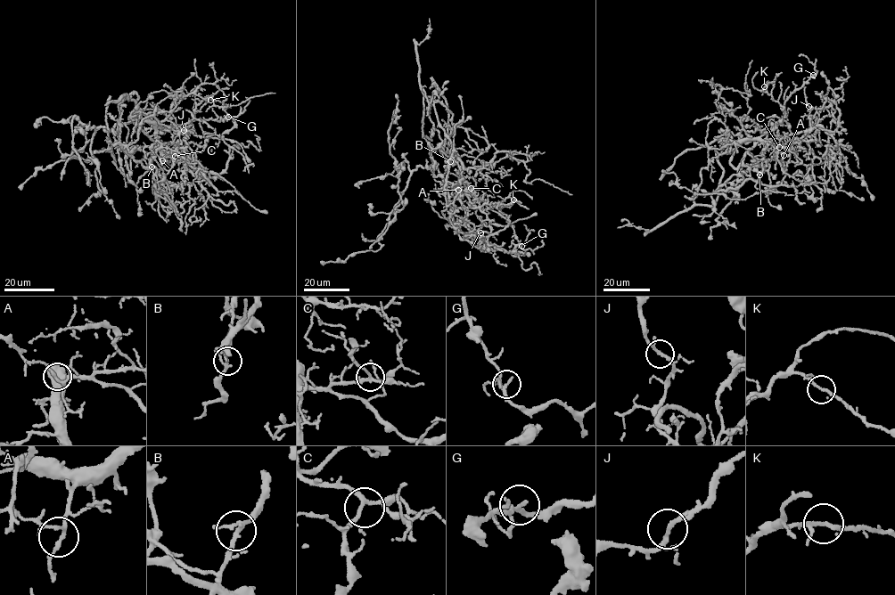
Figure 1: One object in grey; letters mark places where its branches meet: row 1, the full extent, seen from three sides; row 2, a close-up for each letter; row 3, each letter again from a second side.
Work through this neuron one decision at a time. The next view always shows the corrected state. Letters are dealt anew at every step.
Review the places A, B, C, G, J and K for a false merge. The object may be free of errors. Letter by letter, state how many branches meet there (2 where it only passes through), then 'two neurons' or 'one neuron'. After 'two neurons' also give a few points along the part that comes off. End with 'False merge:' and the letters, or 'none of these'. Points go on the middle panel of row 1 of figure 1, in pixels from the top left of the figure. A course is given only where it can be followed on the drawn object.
A: 3 branches meet; one neuron
B: 3 branches meet; two neurons; foreign part runs (450, 161), (455, 149), (434, 102), (451, 112), (453, 125), (482, 136), (488, 148), (473, 150), (464, 140)
C: 3 branches meet; one neuron
G: 3 branches meet; one neuron
J: 3 branches meet; one neuron
K: 3 branches meet; one neuron
False merge: B

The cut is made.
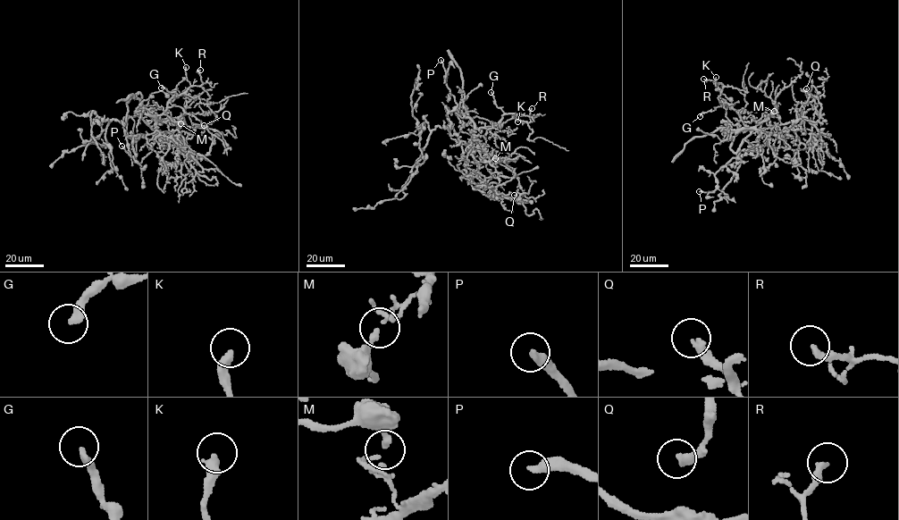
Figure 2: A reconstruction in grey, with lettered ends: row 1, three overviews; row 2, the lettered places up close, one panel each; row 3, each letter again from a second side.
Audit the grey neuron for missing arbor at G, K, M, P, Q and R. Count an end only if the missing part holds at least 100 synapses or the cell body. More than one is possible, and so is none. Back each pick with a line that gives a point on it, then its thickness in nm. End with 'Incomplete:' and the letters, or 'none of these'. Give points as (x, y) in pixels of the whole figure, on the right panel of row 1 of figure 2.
P: at (699, 191); 300 nm thick
Incomplete: P

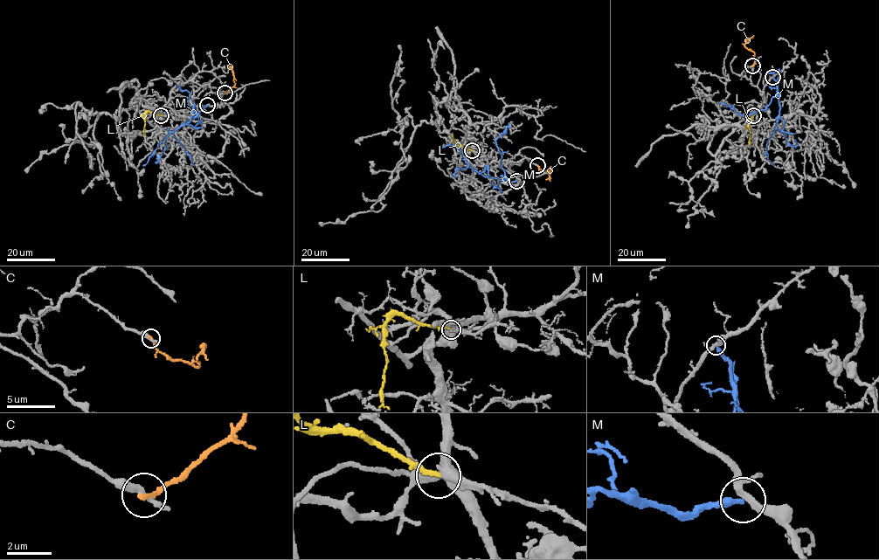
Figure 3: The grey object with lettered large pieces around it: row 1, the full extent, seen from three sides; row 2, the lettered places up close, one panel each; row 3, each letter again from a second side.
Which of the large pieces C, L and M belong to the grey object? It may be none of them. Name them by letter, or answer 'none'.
L

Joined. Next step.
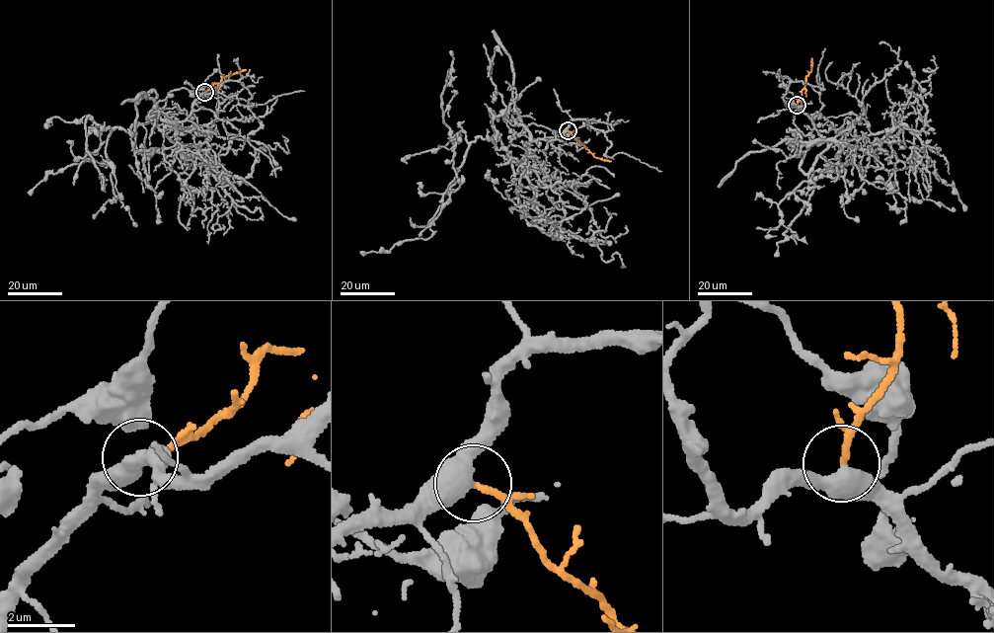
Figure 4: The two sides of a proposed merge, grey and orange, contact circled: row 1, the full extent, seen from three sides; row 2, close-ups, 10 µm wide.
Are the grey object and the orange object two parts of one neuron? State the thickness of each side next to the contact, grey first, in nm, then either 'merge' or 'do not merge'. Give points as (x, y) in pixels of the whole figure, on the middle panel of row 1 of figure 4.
440/180 nm | merge

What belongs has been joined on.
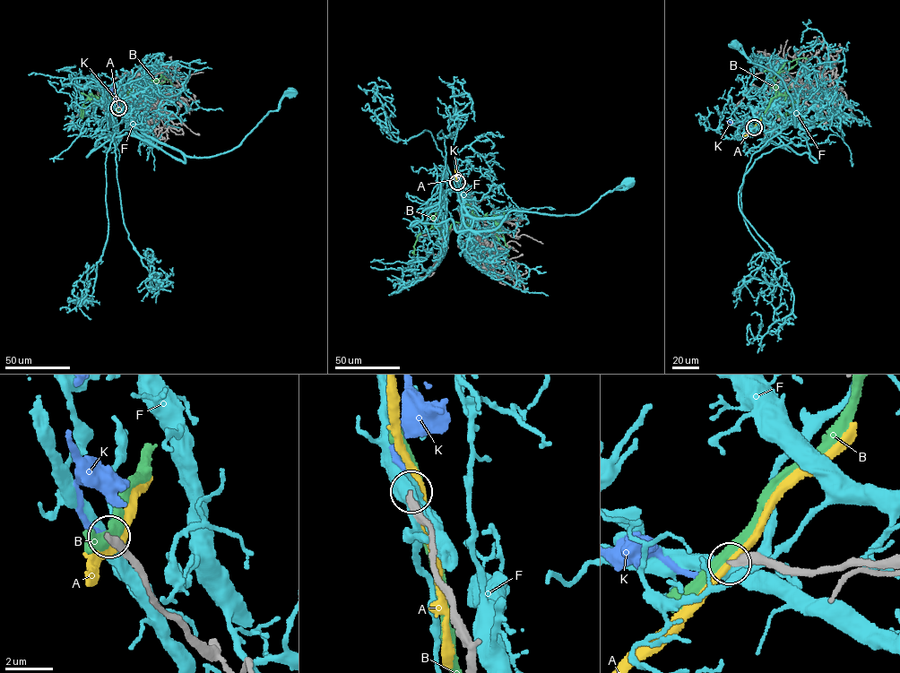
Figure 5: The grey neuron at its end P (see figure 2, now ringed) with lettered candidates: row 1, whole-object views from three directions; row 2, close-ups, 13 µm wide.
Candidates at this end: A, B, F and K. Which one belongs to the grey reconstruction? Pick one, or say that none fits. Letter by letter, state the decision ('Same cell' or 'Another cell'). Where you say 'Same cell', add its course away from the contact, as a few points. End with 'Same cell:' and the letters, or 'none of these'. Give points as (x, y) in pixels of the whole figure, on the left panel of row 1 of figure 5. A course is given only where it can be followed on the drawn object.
A: Another cell
B: Another cell
F: Another cell
K: Same cell. Its course: (118, 107), (112, 87)
Same cell: K

